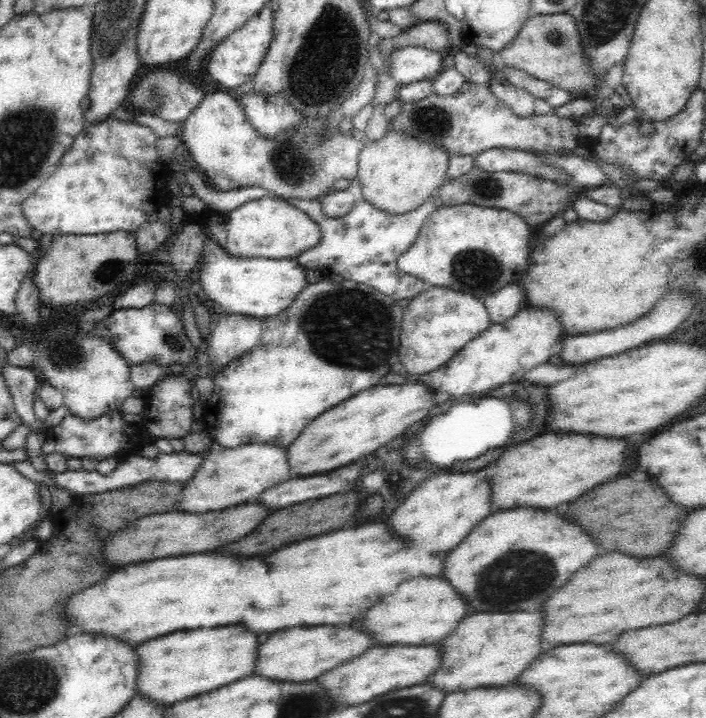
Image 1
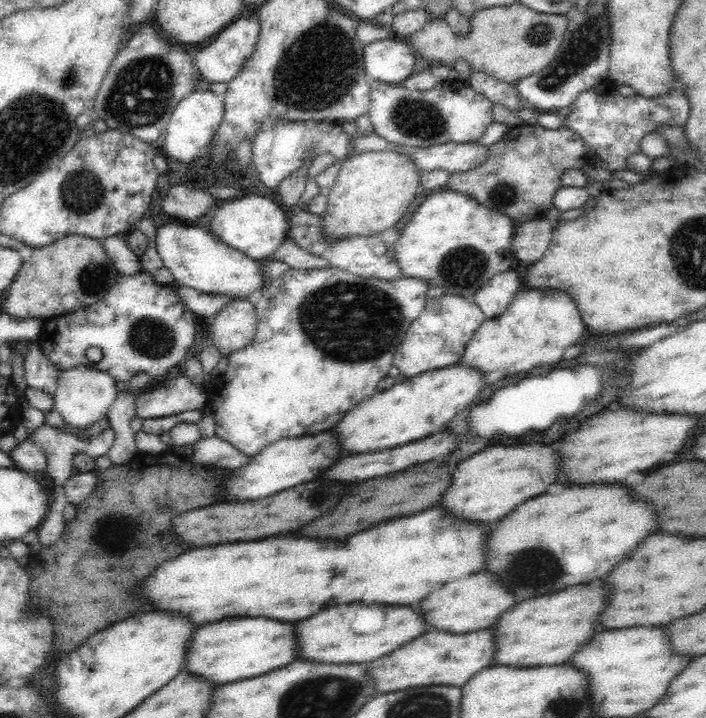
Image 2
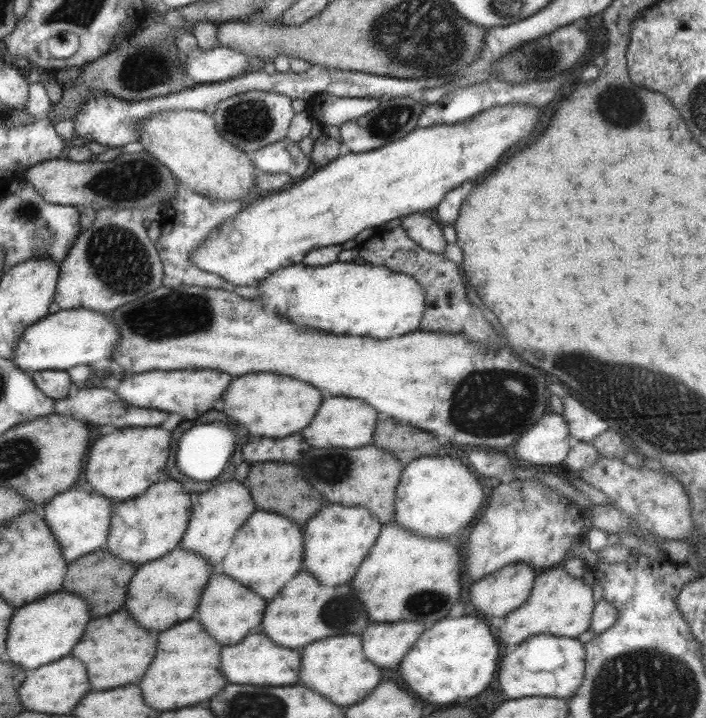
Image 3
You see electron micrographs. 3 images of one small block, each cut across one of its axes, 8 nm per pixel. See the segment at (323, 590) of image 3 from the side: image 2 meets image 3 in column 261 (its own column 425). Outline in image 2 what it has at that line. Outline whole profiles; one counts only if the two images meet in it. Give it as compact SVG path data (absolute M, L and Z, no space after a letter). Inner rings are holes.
M350 602L336 604L312 618L298 622L298 659L318 662L348 663L372 662L397 648L402 648L430 629L418 606L400 604L366 604Z

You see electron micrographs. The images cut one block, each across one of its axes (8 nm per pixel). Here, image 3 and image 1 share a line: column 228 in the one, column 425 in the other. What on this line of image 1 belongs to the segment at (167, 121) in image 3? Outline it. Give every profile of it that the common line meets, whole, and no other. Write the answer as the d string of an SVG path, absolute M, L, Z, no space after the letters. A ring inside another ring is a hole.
M388 130L382 139L369 142L358 154L356 179L364 201L390 214L416 210L447 180L450 154L438 145L422 142L406 133Z

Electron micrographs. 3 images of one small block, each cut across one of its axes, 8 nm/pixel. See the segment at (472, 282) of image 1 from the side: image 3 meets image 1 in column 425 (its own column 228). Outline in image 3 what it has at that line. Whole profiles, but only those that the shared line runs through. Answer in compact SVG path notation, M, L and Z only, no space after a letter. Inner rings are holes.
M529 104L494 106L475 114L475 116L471 118L453 123L453 126L451 126L451 124L433 125L425 128L416 126L413 130L410 130L406 136L403 136L403 138L384 144L375 150L369 150L363 153L343 151L343 153L339 154L331 160L331 162L325 164L325 166L317 168L311 176L307 176L305 179L301 178L299 182L293 183L292 186L289 186L287 189L271 192L269 195L259 198L259 200L241 208L229 222L223 222L223 224L219 224L217 230L211 230L211 232L209 232L209 236L203 240L203 244L201 244L193 254L189 254L189 261L197 266L198 269L215 274L233 284L233 286L257 286L265 277L277 270L277 268L280 269L303 262L306 254L312 250L323 249L324 247L338 244L353 244L355 236L364 228L372 227L378 230L382 225L394 218L401 219L403 216L415 212L423 213L424 211L428 211L432 213L435 206L439 204L439 200L441 200L445 194L449 193L449 190L453 190L453 188L460 186L463 182L476 181L475 178L483 176L485 172L491 172L491 170L497 166L497 162L501 160L501 156L503 156L507 150L511 150L513 146L517 146L517 140L519 140L519 142L521 142L521 140L529 140L529 138L531 138L531 132L537 132L537 124L539 124L539 118L541 118L541 116L543 116L543 110L537 108L537 106L529 106Z

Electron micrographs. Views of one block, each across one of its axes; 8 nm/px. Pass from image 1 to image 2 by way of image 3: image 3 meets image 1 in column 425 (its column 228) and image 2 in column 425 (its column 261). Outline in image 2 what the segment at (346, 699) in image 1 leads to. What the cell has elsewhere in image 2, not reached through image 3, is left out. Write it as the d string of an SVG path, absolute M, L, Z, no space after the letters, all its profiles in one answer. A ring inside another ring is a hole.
M492 627L466 634L430 628L414 642L377 658L374 662L366 664L366 667L367 670L370 668L370 674L374 674L378 690L394 692L430 684L464 686L474 674L494 665L494 660L496 660L496 635Z

